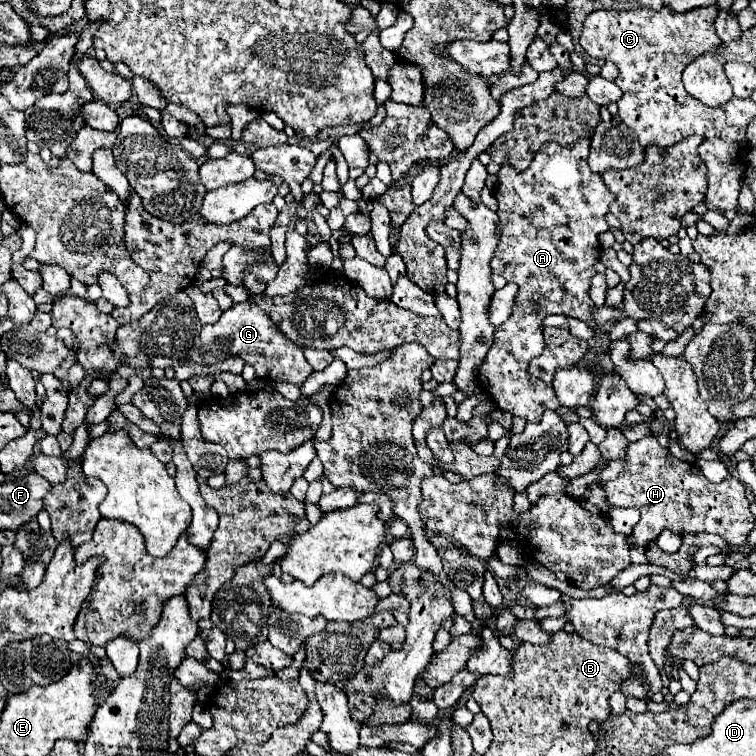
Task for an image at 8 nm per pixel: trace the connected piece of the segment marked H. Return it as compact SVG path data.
M654 436L628 444L626 468L616 480L604 484L604 492L606 504L634 506L642 514L640 522L634 526L634 534L628 538L630 546L646 546L654 542L662 530L674 534L710 532L722 536L730 546L742 546L754 530L754 514L748 508L750 502L746 500L742 482L734 476L728 476L720 484L708 482L696 464L670 456Z

